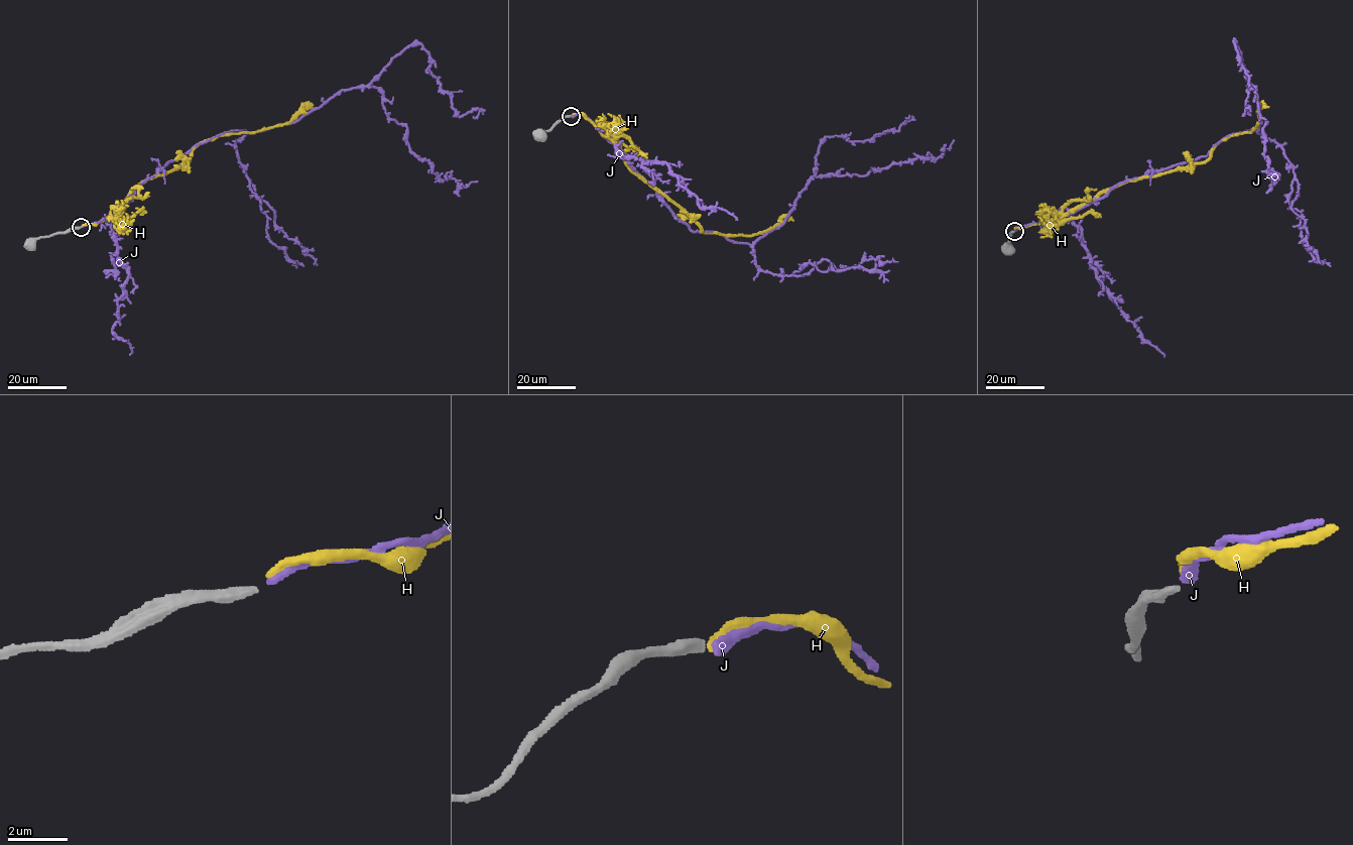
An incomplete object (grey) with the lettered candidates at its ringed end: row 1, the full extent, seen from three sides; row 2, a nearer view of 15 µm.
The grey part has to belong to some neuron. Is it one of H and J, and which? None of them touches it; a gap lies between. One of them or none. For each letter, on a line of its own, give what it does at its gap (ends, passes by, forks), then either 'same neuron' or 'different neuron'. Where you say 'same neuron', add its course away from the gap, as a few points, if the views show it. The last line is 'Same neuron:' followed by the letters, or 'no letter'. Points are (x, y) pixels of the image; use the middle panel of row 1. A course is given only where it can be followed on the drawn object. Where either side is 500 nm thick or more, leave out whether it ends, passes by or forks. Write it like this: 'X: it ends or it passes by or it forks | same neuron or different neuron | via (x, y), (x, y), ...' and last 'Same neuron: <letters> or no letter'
H: it ends | different neuron
J: it ends | same neuron | via (572, 115), (617, 143), (693, 231), (751, 244), (782, 225), (827, 136), (870, 139), (905, 117)
Same neuron: J

